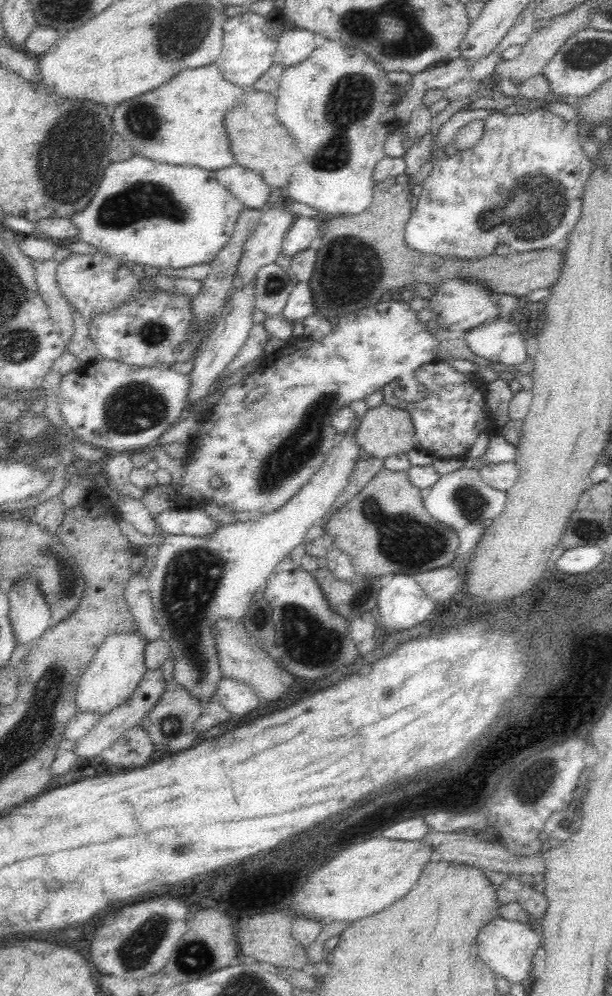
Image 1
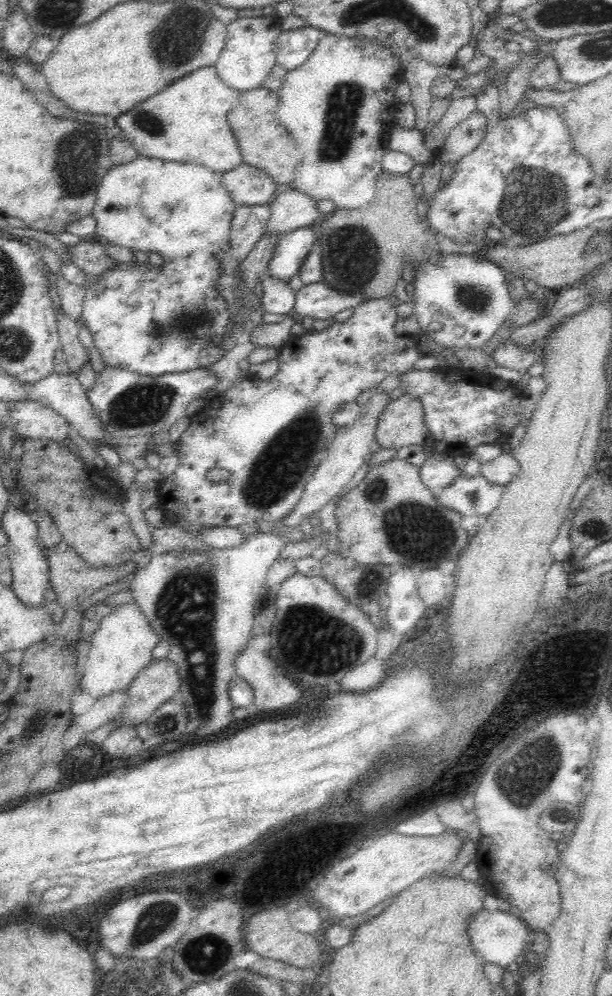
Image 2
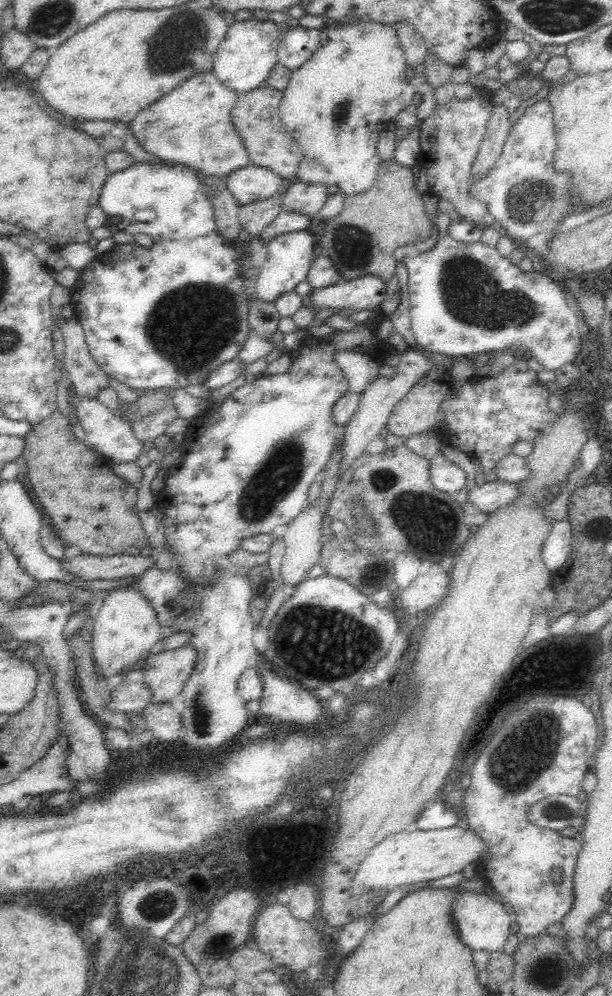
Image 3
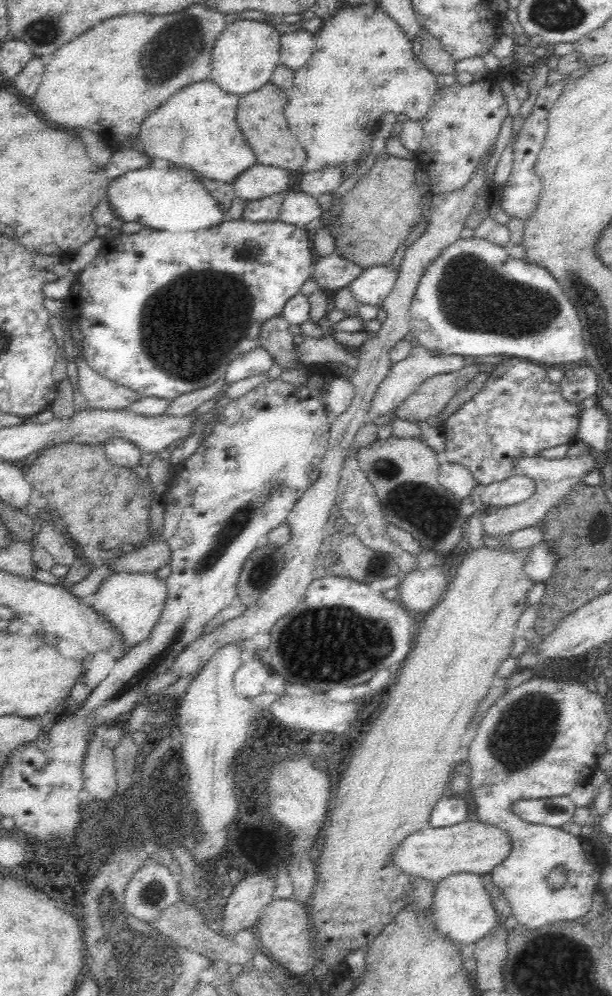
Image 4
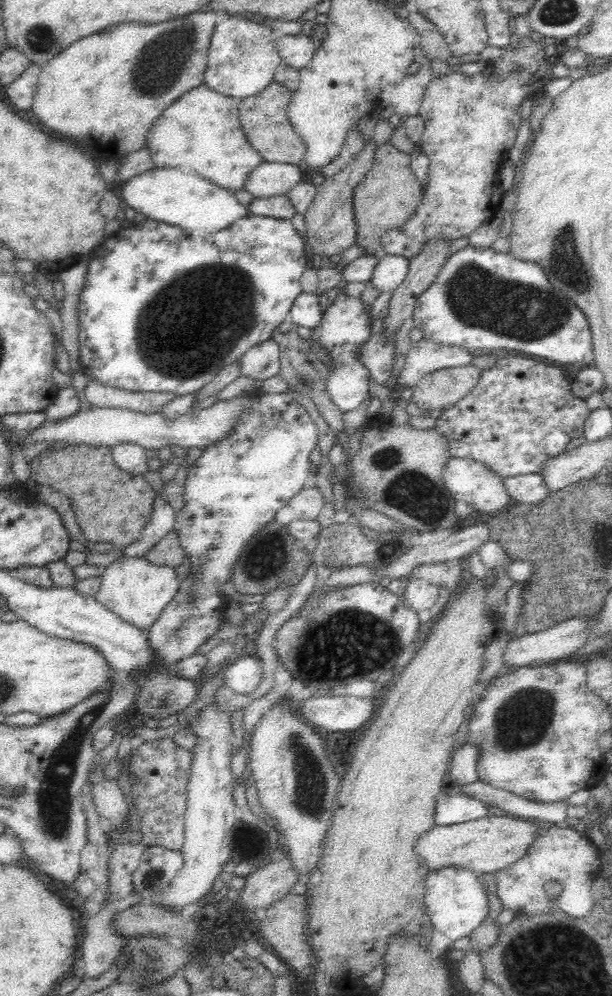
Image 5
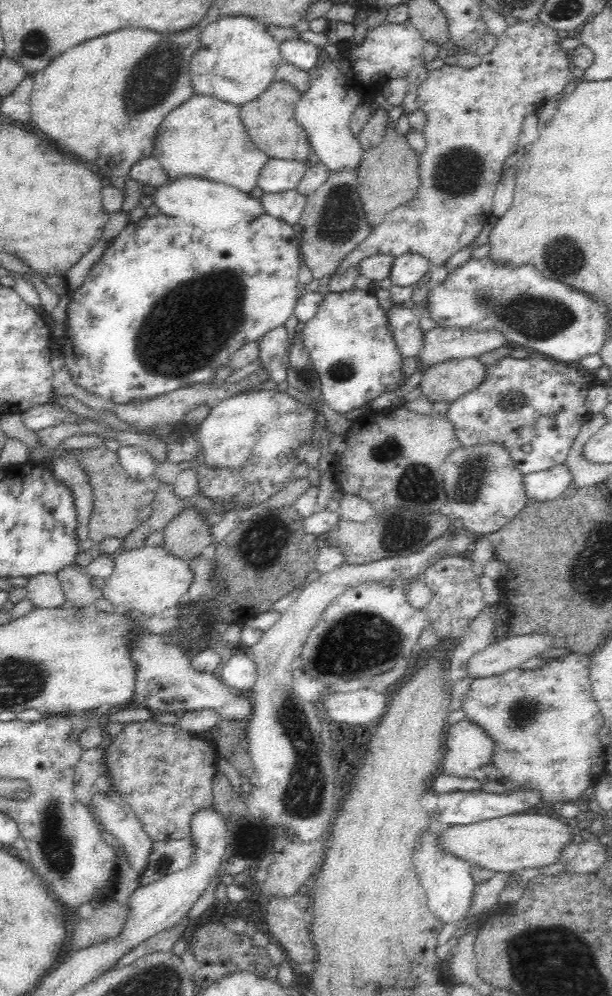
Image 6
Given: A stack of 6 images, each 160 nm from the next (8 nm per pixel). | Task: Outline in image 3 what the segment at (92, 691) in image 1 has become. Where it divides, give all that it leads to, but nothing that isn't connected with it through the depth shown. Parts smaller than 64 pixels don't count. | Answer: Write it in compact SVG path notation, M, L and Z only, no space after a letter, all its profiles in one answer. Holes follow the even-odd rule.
M118 589L100 600L95 617L92 644L92 664L100 677L110 678L128 669L134 670L150 652L155 651L163 633L154 609L138 590Z

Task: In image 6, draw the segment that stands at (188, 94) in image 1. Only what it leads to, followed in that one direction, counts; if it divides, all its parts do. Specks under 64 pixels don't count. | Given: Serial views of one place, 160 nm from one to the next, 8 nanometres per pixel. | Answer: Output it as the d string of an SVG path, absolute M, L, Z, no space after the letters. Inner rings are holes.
M196 92L178 108L166 114L158 126L158 134L154 138L154 150L151 155L158 160L171 178L190 174L233 186L243 193L250 193L253 188L256 188L260 170L269 159L266 153L251 142L250 135L241 121L238 104Z

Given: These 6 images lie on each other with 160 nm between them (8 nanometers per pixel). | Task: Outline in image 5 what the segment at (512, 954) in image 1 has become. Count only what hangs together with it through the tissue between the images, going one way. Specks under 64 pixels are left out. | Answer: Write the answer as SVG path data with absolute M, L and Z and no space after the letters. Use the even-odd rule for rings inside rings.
M446 868L429 872L425 888L427 915L432 926L450 938L451 942L469 936L489 913L490 901L477 874L462 868Z

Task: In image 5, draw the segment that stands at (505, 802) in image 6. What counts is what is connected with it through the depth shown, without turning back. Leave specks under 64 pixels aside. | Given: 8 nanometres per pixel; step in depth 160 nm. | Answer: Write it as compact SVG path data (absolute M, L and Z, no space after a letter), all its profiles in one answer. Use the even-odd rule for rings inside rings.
M446 790L437 796L435 804L435 825L450 826L476 820L495 812L485 802L462 794L446 794Z

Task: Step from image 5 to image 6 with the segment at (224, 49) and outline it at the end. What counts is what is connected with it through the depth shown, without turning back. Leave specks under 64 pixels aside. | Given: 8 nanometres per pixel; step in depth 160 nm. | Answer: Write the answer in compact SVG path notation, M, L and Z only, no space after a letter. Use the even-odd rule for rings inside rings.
M238 16L206 22L201 30L201 45L191 62L195 92L238 105L260 96L275 81L275 72L283 59L280 44L264 27L253 18Z

